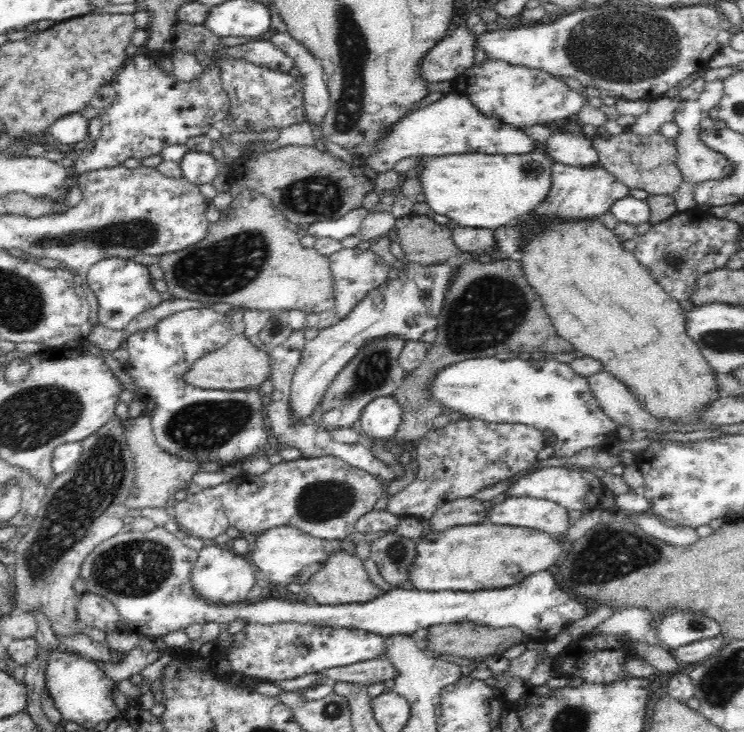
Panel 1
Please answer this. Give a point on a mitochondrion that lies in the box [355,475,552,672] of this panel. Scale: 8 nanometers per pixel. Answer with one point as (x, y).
(397, 552)

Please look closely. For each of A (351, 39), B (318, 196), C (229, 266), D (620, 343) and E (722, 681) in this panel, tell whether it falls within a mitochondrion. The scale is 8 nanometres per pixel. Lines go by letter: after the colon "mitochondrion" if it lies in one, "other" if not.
A: mitochondrion
B: mitochondrion
C: mitochondrion
D: other
E: mitochondrion

